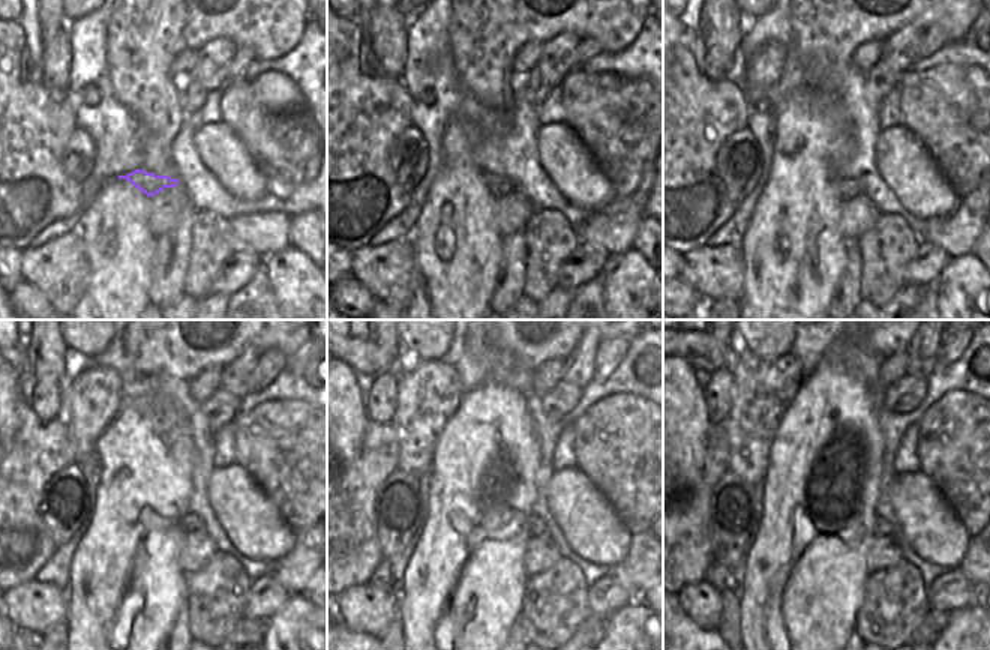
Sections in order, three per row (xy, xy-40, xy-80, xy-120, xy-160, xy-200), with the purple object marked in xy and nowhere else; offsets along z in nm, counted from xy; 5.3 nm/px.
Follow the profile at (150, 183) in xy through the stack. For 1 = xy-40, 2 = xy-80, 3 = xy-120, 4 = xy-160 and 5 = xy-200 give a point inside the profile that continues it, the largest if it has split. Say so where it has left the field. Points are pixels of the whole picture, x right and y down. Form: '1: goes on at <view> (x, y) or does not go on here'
1: goes on at xy-40 (498, 186)
2: goes on at xy-80 (846, 188)
3: goes on at xy-120 (191, 524)
4: goes on at xy-160 (537, 527)
5: goes on at xy-200 (882, 527)

